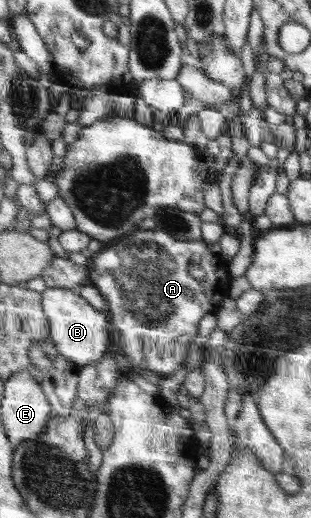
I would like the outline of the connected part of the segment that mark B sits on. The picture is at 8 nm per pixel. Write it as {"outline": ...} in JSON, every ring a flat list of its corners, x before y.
{"outline":[[46,288,41,293,43,312,48,318,49,339,56,349,68,359,84,367,99,362,108,352,108,327,106,311,92,307,76,291,66,288]]}

